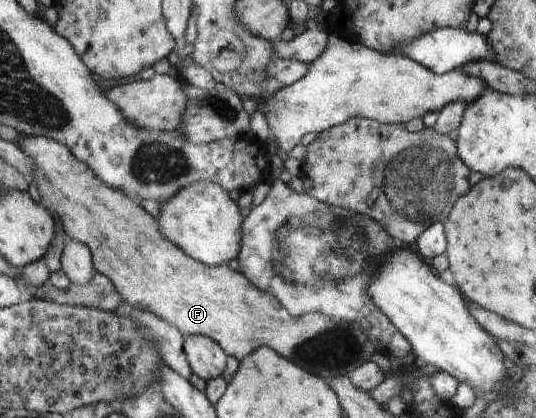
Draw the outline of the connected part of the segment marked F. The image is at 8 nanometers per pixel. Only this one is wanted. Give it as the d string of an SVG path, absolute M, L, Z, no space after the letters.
M26 136L26 139L16 144L20 145L37 165L33 173L33 183L40 190L41 205L52 213L57 223L64 226L70 240L76 239L88 245L88 249L92 251L94 269L104 273L112 281L128 305L158 314L180 329L184 337L211 337L222 346L227 355L236 359L244 360L259 347L268 346L288 358L288 361L296 361L296 365L304 365L304 369L320 373L320 377L324 379L349 376L360 365L380 355L381 343L373 340L360 324L332 321L332 318L316 312L306 316L292 316L280 303L279 298L270 292L259 290L248 281L246 275L230 268L227 263L217 266L204 265L182 253L182 249L160 237L156 221L150 213L146 213L136 201L132 201L127 193L122 193L102 181L86 162L80 161L63 143L46 136Z

